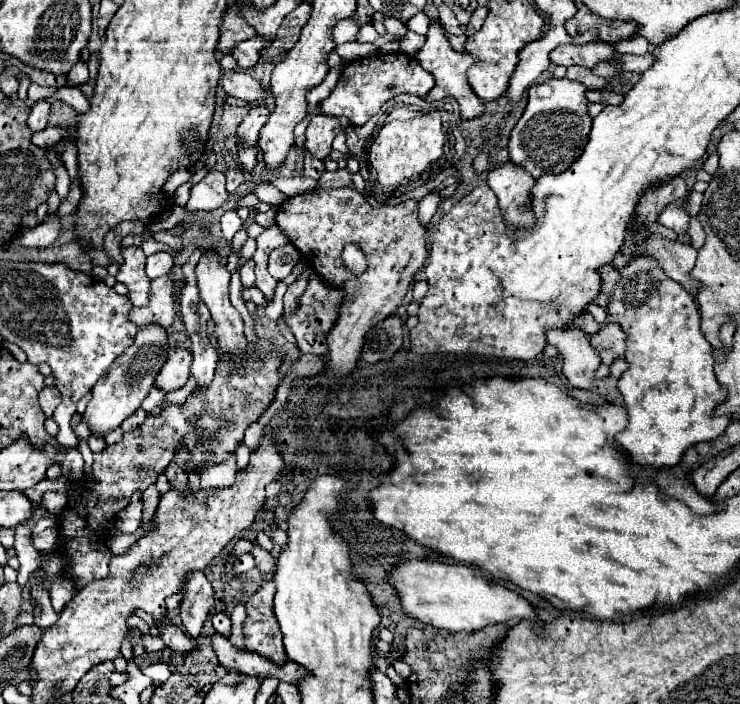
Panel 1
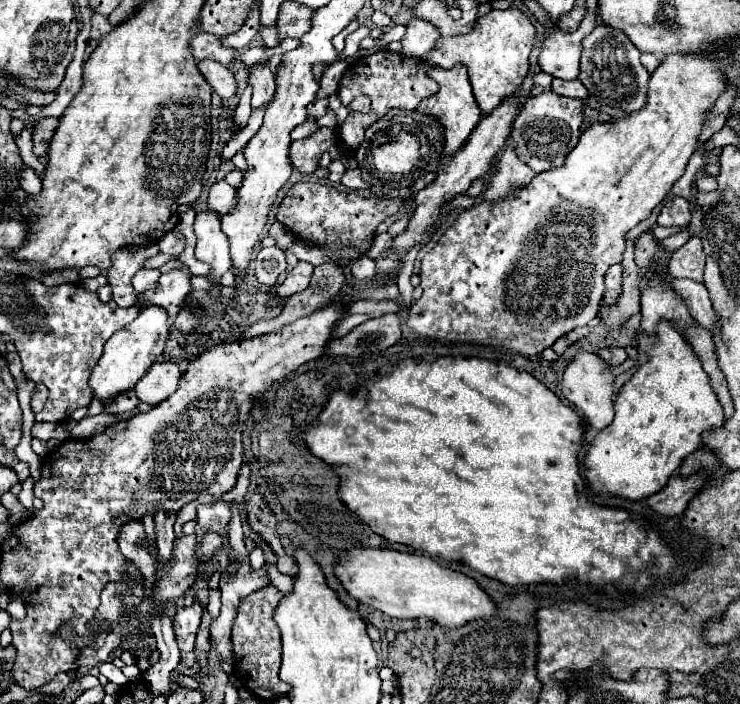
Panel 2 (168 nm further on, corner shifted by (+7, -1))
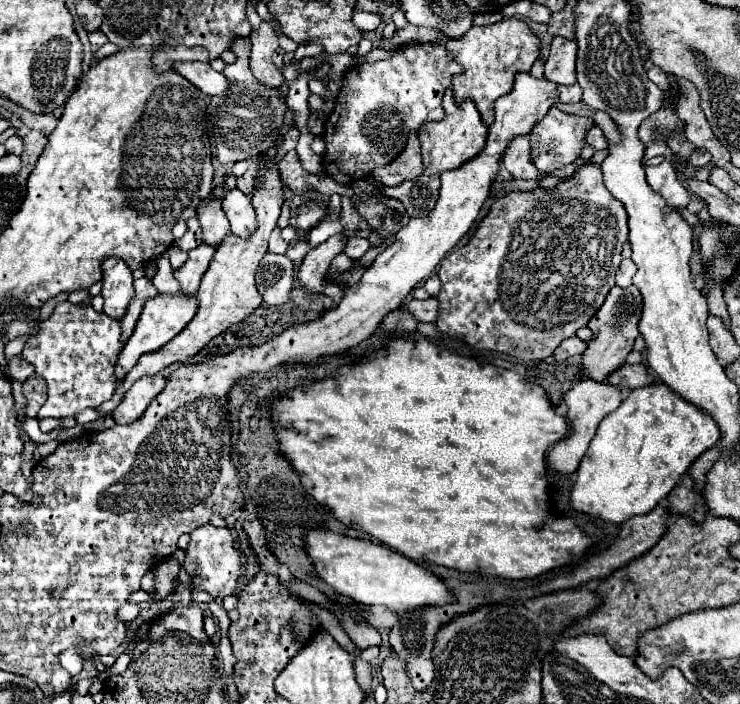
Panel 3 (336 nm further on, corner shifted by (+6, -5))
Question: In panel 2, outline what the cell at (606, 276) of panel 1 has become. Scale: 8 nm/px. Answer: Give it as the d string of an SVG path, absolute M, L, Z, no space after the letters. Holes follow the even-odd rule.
M622 264L610 266L606 272L606 294L604 294L604 302L610 304L612 300L616 300L616 296L620 294L620 284L622 284Z

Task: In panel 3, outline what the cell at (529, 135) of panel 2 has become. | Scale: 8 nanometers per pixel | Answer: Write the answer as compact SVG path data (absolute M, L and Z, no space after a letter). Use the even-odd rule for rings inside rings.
M551 108L545 118L541 122L537 122L533 126L533 132L529 134L529 142L531 142L531 160L535 164L535 168L539 172L553 172L559 170L571 162L575 162L575 158L579 156L583 144L585 144L585 136L589 132L589 128L593 126L591 118L583 118L583 116L573 116L567 112L561 112L559 108Z

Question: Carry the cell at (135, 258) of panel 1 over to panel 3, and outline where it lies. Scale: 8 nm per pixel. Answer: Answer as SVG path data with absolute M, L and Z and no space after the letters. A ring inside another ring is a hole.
M105 258L103 262L103 290L105 300L103 312L111 318L121 318L127 312L129 302L133 300L133 276L131 268L121 258Z

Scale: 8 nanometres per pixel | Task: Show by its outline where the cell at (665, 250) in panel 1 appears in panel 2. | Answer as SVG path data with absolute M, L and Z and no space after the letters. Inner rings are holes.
M676 278L676 280L674 280L674 290L688 302L688 308L690 308L692 316L696 318L696 322L698 322L704 330L712 332L712 330L714 330L712 326L716 326L718 314L716 314L716 310L712 308L712 302L710 302L710 298L708 298L706 286L700 284L700 282L694 282L694 280L678 280L678 278Z

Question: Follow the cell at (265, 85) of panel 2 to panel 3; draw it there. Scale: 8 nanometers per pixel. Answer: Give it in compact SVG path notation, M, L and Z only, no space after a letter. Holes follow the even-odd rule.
M263 22L259 26L259 30L251 32L249 38L251 38L251 60L249 60L249 66L251 66L253 76L261 84L265 84L267 88L275 88L275 86L283 84L285 80L283 80L281 72L277 70L277 66L271 60L275 48L279 48L277 36L273 32L273 24L271 22Z

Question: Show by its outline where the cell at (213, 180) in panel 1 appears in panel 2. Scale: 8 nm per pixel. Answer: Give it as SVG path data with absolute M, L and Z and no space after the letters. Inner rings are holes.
M216 182L210 188L210 196L208 196L208 208L218 212L220 216L232 212L238 204L238 190L234 186L230 186L228 182Z

